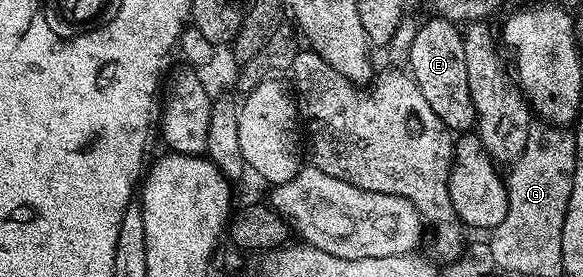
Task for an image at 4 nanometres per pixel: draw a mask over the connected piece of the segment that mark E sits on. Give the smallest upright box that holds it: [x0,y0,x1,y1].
[409,17,476,133]

